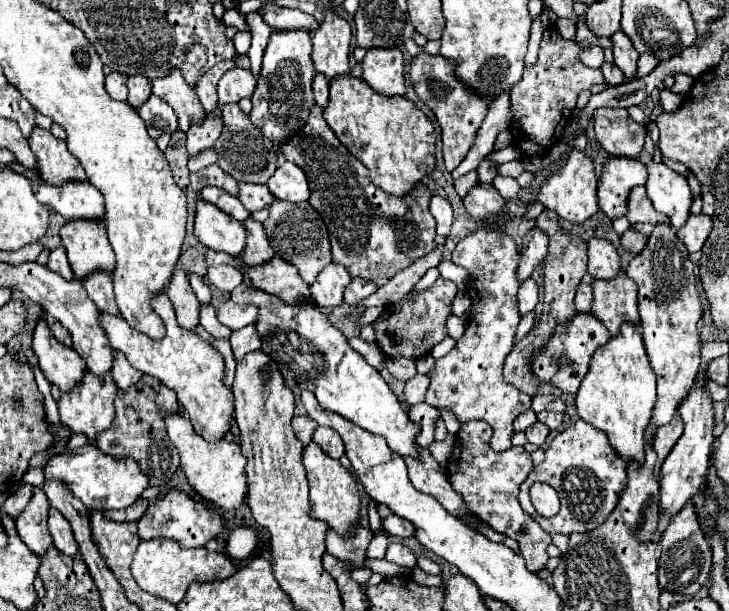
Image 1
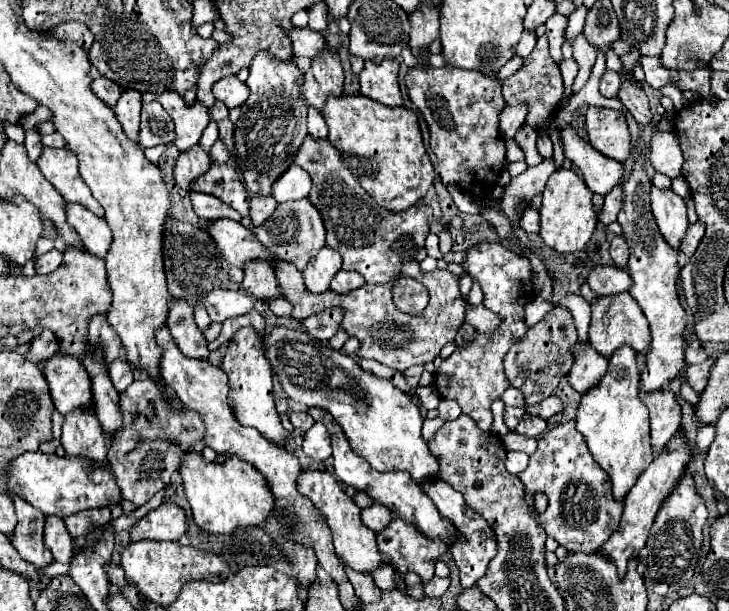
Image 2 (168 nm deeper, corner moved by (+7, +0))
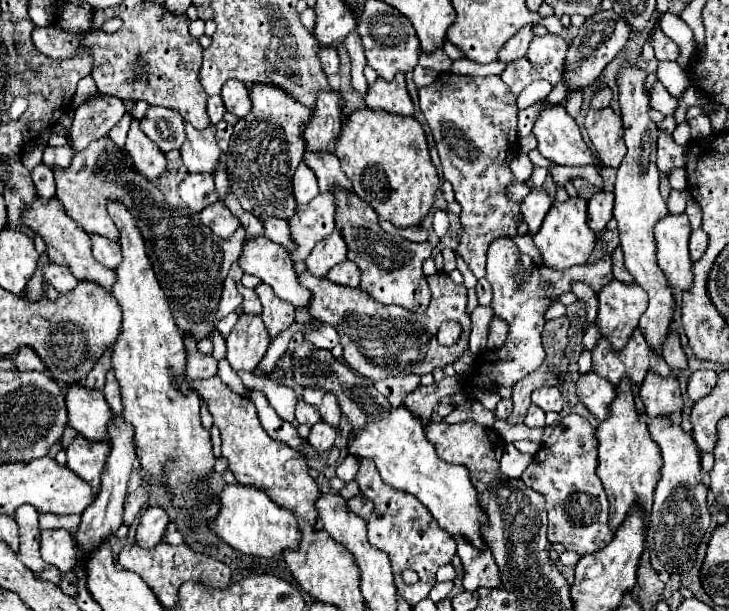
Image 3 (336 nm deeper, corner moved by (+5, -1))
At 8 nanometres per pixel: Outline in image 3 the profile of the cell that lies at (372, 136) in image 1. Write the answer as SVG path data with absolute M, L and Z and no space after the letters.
M368 107L358 109L348 117L346 125L342 127L342 133L336 141L336 155L342 163L342 171L354 185L354 193L394 227L416 227L430 213L434 205L434 195L440 189L440 177L430 159L424 129L414 117L396 117L382 111L370 111Z

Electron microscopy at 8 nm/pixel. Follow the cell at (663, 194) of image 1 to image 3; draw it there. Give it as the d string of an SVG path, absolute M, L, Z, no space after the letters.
M686 213L668 215L658 221L656 245L658 245L658 265L666 273L670 289L686 291L694 283L692 261L688 255L688 237L690 237L690 221Z

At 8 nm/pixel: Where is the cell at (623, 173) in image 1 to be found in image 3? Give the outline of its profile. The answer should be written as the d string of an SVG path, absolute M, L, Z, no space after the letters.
M546 105L534 121L532 135L538 141L542 157L556 165L592 165L592 151L586 147L576 121L566 113L564 105Z

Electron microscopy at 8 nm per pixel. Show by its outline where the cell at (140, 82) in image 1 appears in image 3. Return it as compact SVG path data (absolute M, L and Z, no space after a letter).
M132 119L128 137L126 137L126 151L130 153L134 167L138 173L142 173L146 179L156 181L160 179L160 175L166 171L168 167L168 159L164 157L164 153L140 131L138 127L140 123L136 119Z

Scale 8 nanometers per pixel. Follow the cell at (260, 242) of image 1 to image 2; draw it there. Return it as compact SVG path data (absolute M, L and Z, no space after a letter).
M250 260L248 264L244 264L244 290L260 300L270 298L270 296L278 296L278 284L276 284L276 276L274 276L274 264L272 260Z

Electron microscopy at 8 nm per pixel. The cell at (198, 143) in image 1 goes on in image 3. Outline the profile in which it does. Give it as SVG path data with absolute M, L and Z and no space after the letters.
M188 173L186 179L180 183L180 197L194 213L200 213L204 207L216 203L218 195L214 191L212 175Z

